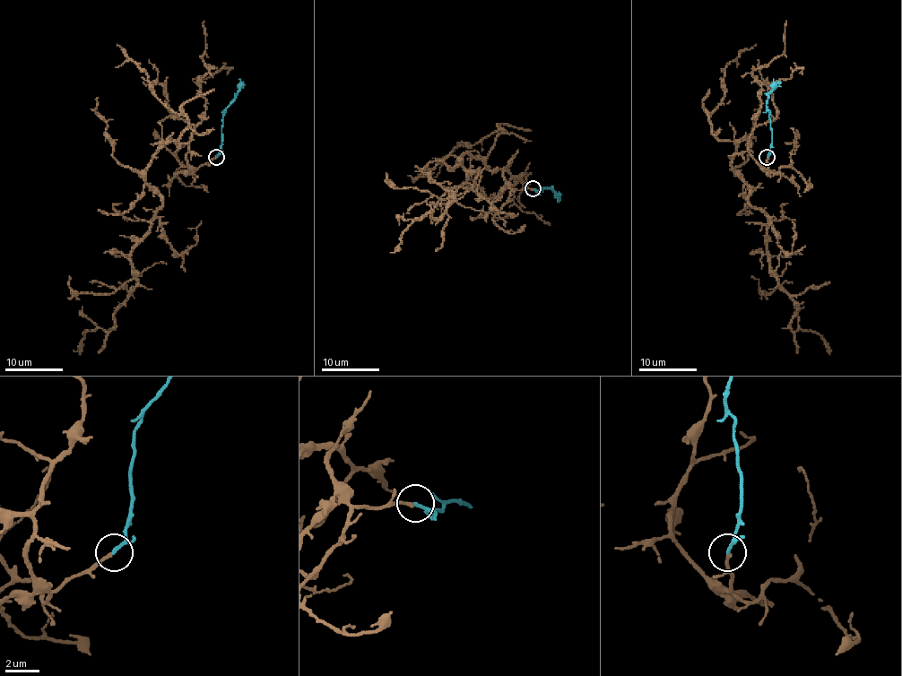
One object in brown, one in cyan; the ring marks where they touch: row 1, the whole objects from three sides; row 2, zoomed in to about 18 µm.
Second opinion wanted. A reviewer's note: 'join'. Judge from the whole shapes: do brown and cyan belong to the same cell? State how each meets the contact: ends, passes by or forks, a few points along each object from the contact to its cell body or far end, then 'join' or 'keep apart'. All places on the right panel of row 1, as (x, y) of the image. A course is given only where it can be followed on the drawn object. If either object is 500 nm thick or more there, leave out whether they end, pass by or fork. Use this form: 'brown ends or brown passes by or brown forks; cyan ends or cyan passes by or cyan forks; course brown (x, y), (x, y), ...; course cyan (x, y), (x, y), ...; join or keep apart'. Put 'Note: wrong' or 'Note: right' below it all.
brown ends; cyan passes by; course brown (767, 157), (767, 170), (744, 138), (731, 167), (767, 218), (770, 273), (796, 303), (791, 328), (831, 350); course cyan (767, 157), (772, 144), (772, 128), (766, 102), (773, 79); keep apart
Note: wrong

